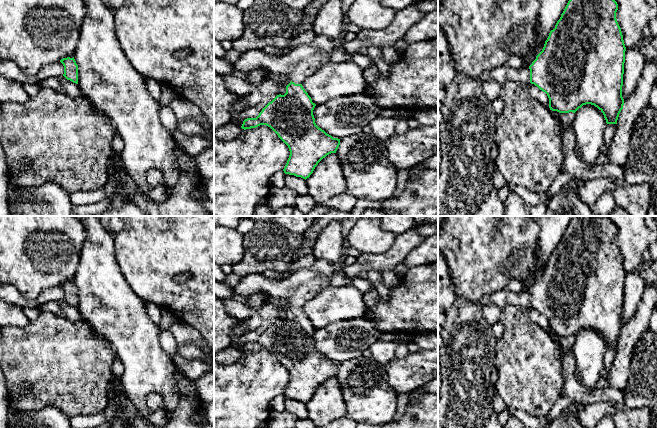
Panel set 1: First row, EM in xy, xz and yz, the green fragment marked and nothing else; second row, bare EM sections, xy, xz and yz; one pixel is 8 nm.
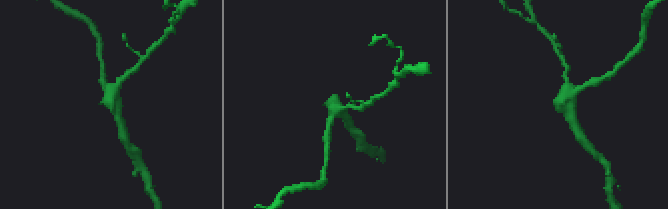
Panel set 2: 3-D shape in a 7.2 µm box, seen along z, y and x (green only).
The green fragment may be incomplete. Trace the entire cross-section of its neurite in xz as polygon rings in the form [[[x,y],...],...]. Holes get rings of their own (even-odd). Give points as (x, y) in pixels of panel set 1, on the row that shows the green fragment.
[[[342,0],[344,24],[341,34],[336,39],[328,39],[324,36],[316,36],[310,45],[298,45],[284,56],[276,56],[264,53],[261,49],[250,50],[234,63],[237,70],[249,73],[258,68],[266,68],[274,73],[286,74],[291,82],[286,86],[284,95],[277,95],[269,102],[256,118],[247,118],[243,121],[242,129],[256,128],[260,125],[270,127],[278,137],[288,146],[290,155],[283,169],[285,174],[307,179],[313,173],[318,163],[331,153],[336,153],[340,139],[333,138],[315,123],[313,110],[316,106],[311,97],[302,86],[304,80],[313,74],[320,66],[329,62],[329,54],[344,42],[348,32],[348,20],[346,13],[354,0]]]

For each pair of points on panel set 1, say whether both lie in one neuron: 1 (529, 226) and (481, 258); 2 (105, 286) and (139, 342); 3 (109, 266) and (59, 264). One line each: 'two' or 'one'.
1: one
2: one
3: two

